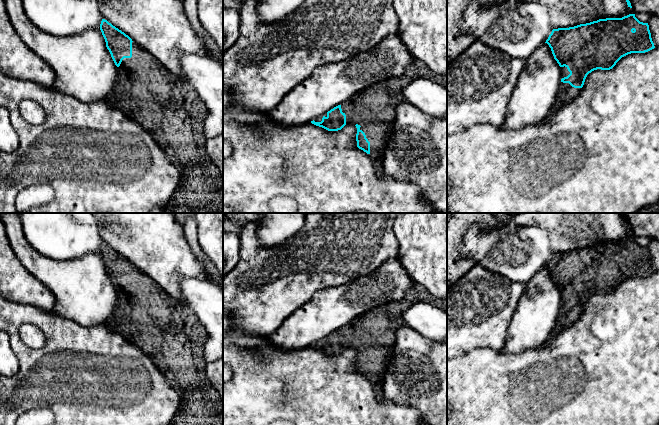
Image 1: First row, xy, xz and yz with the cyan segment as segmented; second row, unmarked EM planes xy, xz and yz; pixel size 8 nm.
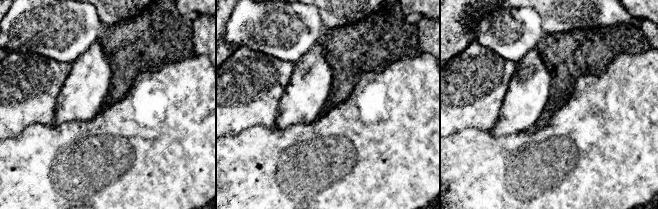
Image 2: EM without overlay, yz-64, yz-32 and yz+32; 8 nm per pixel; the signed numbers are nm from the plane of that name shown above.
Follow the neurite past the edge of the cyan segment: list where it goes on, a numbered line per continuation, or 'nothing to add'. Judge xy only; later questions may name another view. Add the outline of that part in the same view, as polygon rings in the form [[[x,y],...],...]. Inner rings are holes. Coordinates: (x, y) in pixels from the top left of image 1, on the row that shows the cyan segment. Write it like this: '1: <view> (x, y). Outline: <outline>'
1: xy (168, 107). Outline: [[[134,41],[132,57],[124,58],[118,71],[118,83],[107,101],[142,125],[182,173],[182,183],[164,213],[223,213],[223,175],[205,152],[204,121],[208,108],[197,92]]]

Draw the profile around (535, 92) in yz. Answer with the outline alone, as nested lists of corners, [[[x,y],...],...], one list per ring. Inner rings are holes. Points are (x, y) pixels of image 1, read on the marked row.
[[[547,43],[525,61],[509,100],[503,129],[520,129],[545,120],[562,79],[561,67]]]

